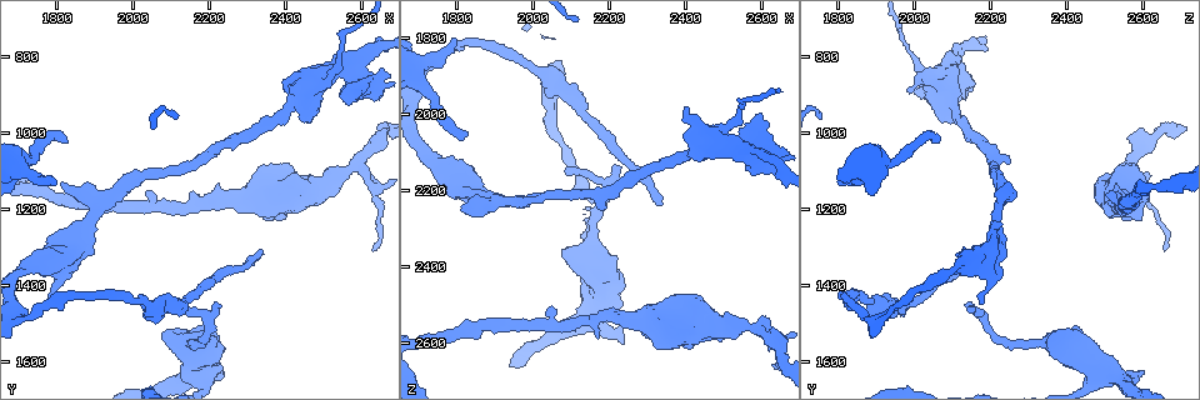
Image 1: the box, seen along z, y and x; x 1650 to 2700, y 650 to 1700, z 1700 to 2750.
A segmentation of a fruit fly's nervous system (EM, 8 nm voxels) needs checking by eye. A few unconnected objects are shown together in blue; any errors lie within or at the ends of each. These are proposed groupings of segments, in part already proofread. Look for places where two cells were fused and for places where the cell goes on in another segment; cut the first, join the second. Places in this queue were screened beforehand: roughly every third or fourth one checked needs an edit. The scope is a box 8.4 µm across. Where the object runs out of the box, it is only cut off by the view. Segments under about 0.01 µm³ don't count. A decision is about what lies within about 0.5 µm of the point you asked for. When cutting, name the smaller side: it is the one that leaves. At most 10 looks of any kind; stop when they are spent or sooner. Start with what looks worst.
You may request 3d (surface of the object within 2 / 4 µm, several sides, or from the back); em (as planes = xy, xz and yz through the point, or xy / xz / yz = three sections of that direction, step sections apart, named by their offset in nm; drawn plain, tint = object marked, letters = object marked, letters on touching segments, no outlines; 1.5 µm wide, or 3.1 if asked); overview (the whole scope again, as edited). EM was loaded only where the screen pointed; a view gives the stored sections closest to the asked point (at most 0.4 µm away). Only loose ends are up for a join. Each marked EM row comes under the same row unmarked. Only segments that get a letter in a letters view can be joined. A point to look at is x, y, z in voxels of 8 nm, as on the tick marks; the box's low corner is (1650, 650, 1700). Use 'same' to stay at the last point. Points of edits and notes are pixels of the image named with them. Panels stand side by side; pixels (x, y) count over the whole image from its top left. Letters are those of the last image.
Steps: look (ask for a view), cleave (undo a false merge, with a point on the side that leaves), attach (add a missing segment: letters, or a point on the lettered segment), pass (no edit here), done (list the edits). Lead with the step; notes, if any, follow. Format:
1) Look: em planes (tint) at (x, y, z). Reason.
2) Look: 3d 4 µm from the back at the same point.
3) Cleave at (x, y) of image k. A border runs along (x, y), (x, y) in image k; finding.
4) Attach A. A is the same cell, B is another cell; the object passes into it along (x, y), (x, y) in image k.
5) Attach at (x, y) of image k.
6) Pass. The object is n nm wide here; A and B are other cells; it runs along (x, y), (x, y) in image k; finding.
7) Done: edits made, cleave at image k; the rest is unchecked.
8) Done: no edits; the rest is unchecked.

Look: em xz step 4 (letters) at (1825, 1030, 2060). Branch stops here.

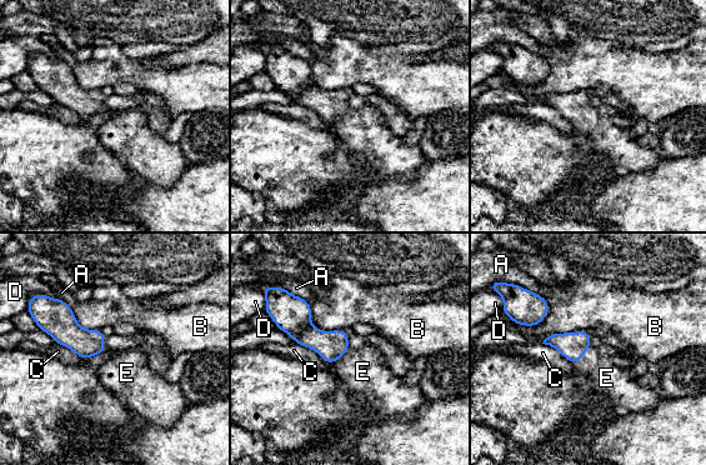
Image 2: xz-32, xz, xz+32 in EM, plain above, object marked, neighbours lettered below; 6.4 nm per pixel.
Attach E. E is the same cell, A, B, C and D are other cells; the object passes into it along (572, 345), (582, 356), (606, 378) in image 2; it goes on there.

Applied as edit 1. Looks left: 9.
Look: 3d 2 µm at (2335, 1315, 2235).

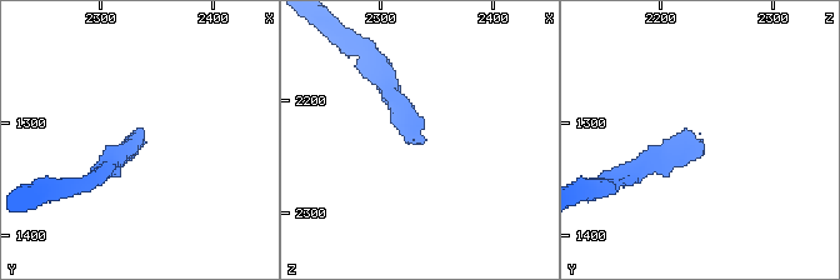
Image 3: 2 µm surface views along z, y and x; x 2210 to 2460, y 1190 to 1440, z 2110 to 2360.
Look: em yz step 8 (letters) at (2336, 1312, 2236).

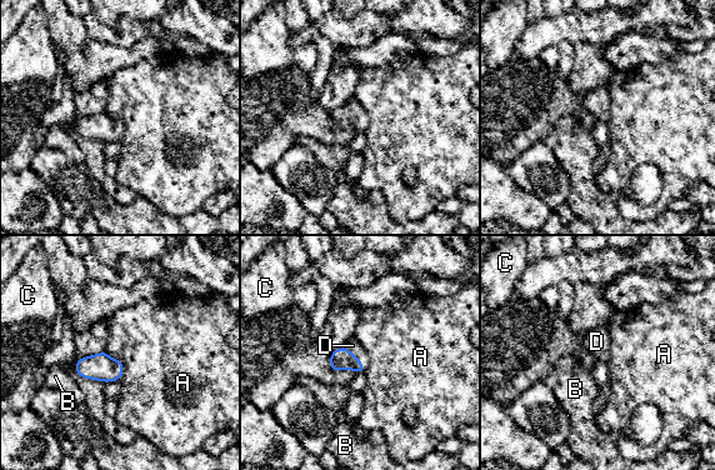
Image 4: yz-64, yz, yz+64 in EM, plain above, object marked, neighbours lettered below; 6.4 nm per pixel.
Attach D. The object is 140 nm wide here; D is the same cell, A, B and C are other cells; the object passes into it along (340, 359), (358, 358), (353, 345) in image 4; the cell continues.

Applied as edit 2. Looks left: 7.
Look: em planes (letters) at (2205, 1445, 2130). An open end.

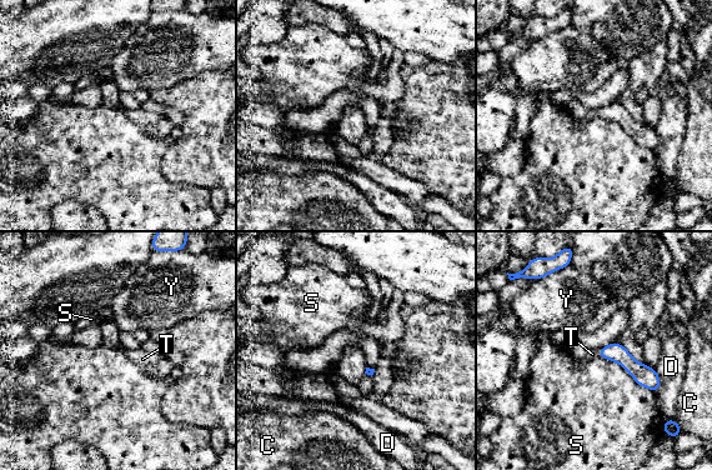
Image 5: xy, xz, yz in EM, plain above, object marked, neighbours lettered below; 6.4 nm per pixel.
Attach T. T is the same cell, C, D, S and Y are other cells; the object passes into it along (615, 351), (597, 351), (592, 354) in image 5; the cell continues.

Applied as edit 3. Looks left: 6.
Look: overview.

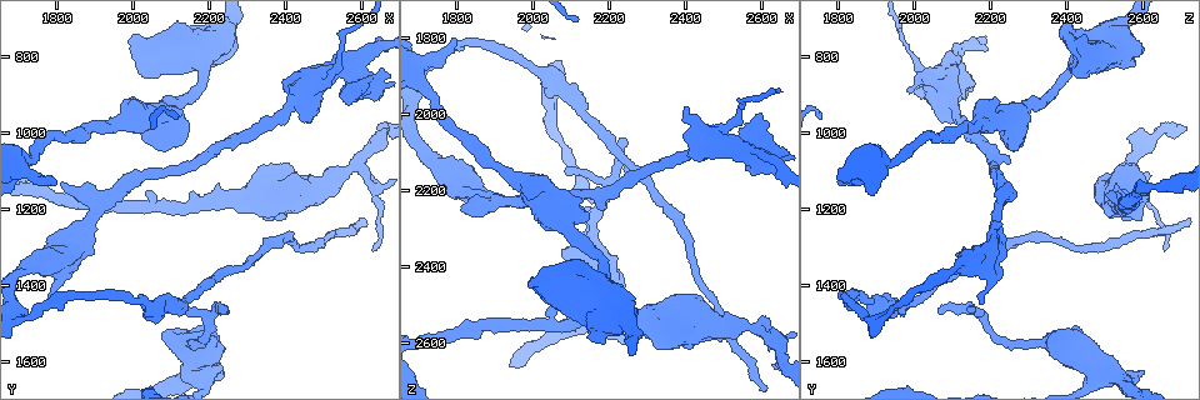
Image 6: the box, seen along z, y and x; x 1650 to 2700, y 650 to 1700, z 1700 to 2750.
Look: em planes (letters) at (2420, 865, 2045). Sudden change in width.

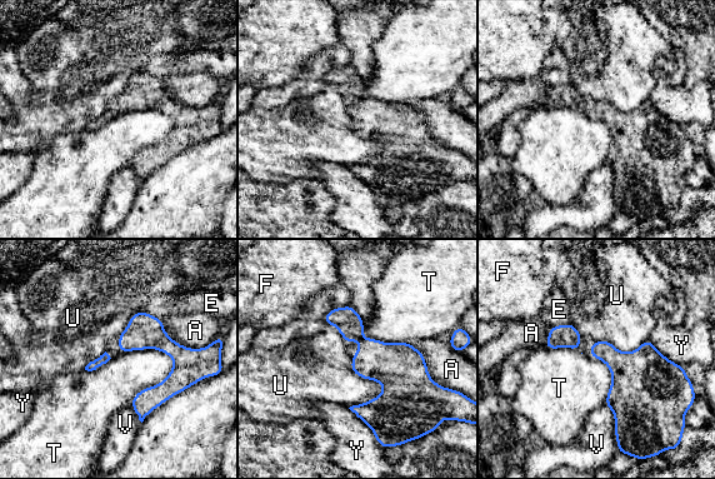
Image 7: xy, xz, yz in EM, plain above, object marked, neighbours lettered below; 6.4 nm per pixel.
Pass. The longest contact is with T, 420 nm; A, E, F, T, U, V and Y are other cells; continuous, no second cell.

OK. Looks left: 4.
Done: edits made, attach at image 2, attach at image 4, attach at image 5; the rest is unchecked.

